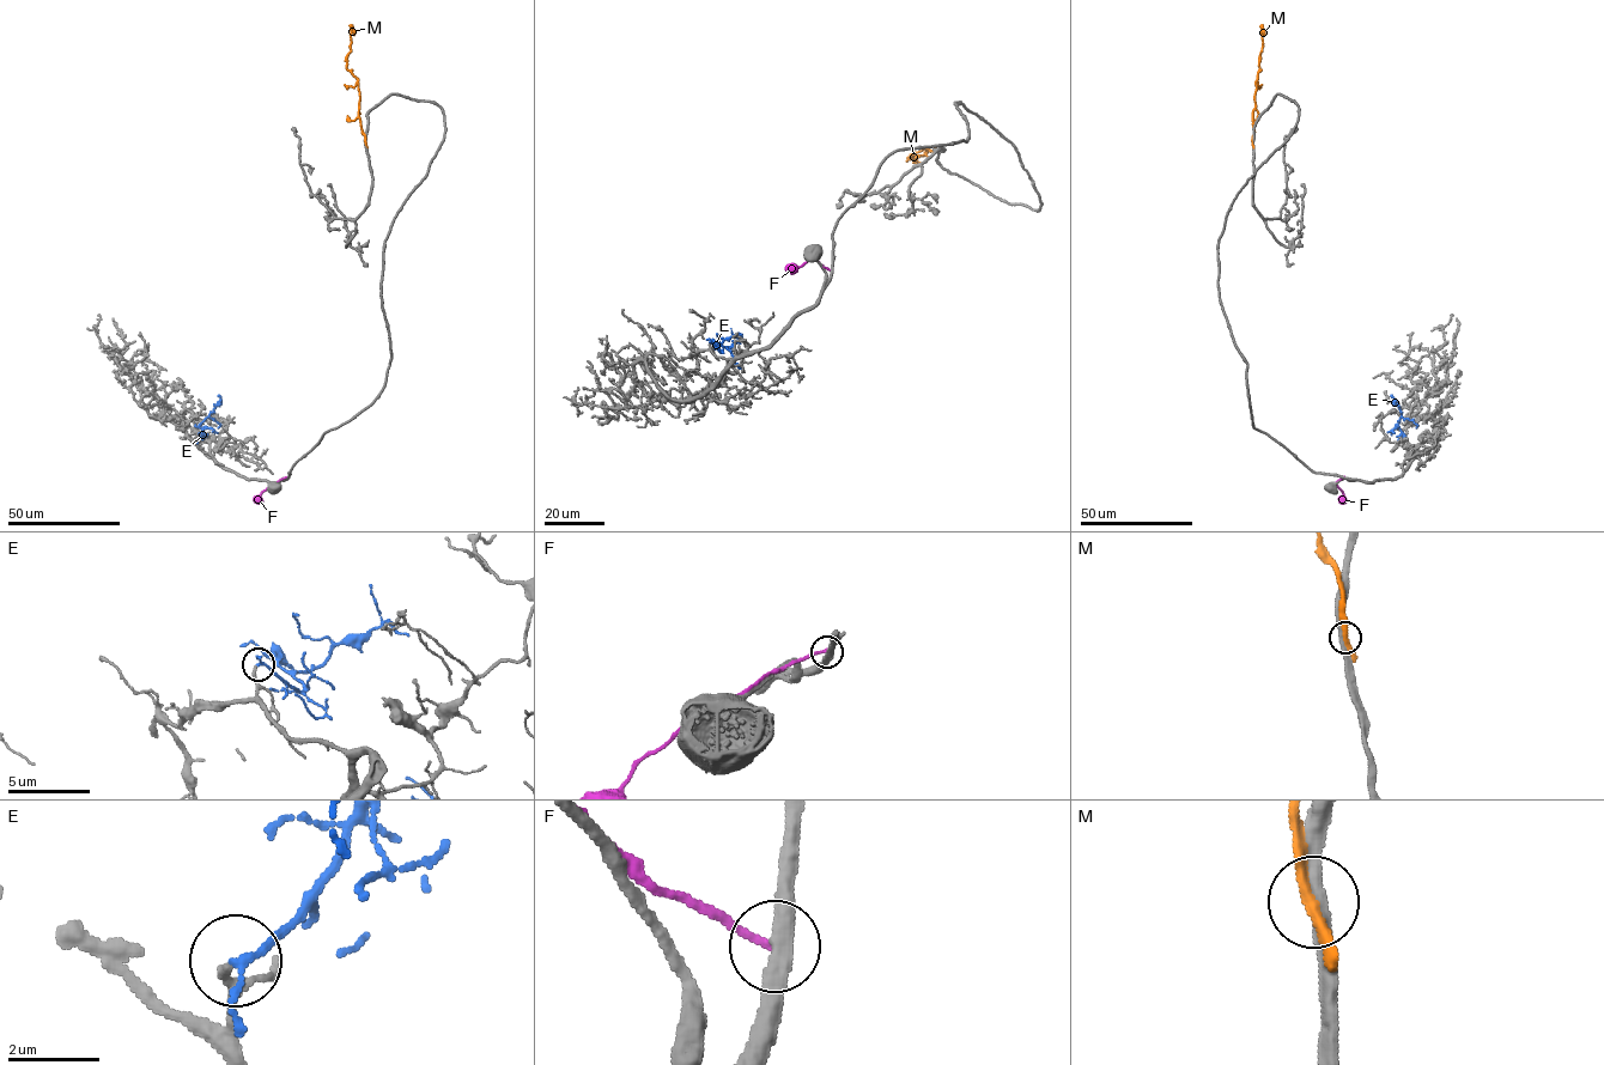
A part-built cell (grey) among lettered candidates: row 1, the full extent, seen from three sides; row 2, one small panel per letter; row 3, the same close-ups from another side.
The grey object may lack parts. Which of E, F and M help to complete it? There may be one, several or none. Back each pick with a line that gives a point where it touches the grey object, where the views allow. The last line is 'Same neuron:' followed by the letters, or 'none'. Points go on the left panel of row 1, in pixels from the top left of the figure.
E: Touches grey at (196, 439)
Same neuron: E

